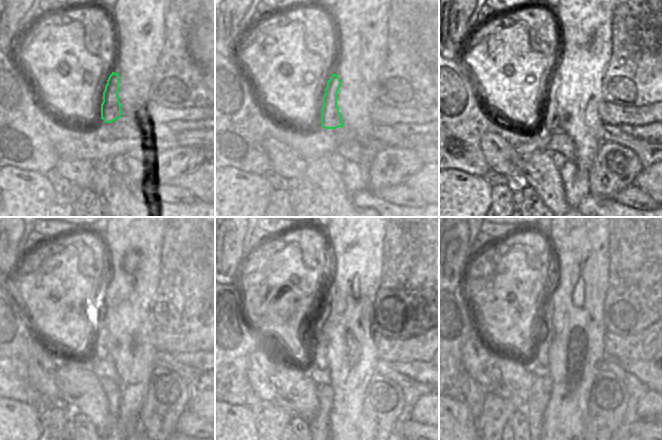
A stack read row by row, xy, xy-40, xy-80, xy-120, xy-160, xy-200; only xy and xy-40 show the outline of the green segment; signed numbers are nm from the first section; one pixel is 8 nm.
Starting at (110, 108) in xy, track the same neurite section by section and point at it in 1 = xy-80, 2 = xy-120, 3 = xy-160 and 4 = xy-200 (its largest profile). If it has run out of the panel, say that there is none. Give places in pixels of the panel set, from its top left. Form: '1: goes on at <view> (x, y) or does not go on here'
1: goes on at xy-80 (550, 115)
2: goes on at xy-120 (100, 351)
3: goes on at xy-160 (320, 349)
4: goes on at xy-200 (541, 357)

